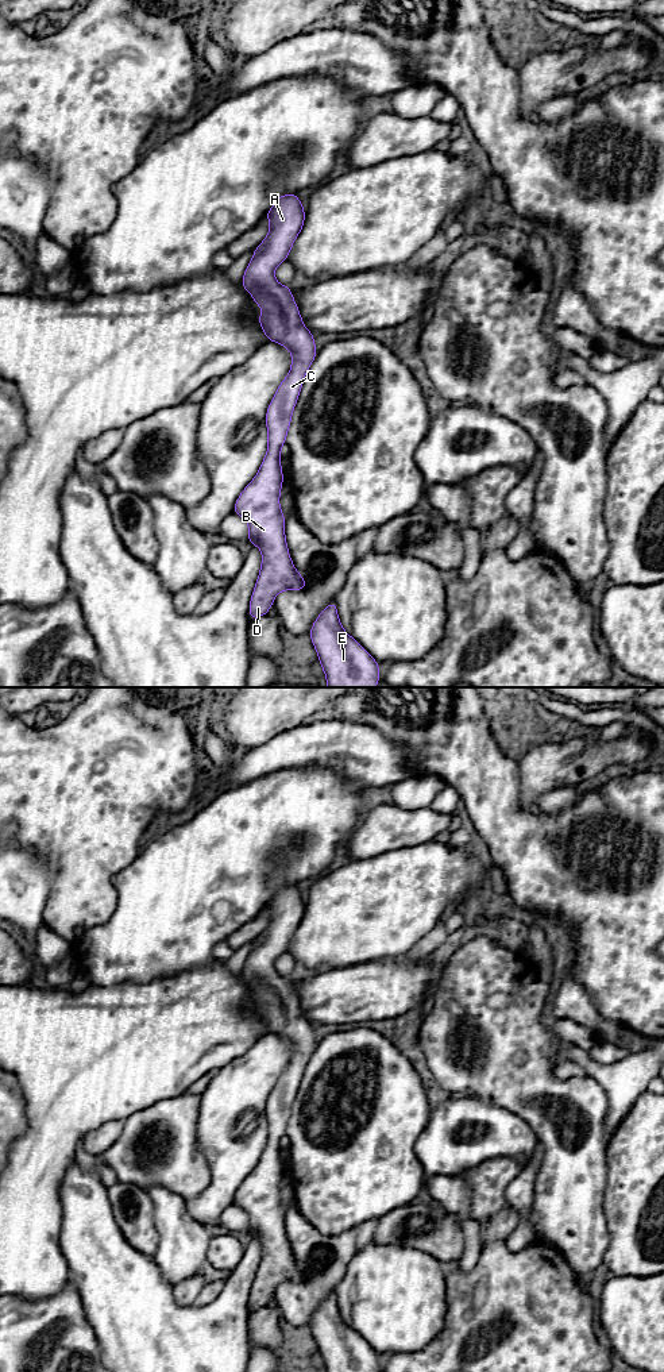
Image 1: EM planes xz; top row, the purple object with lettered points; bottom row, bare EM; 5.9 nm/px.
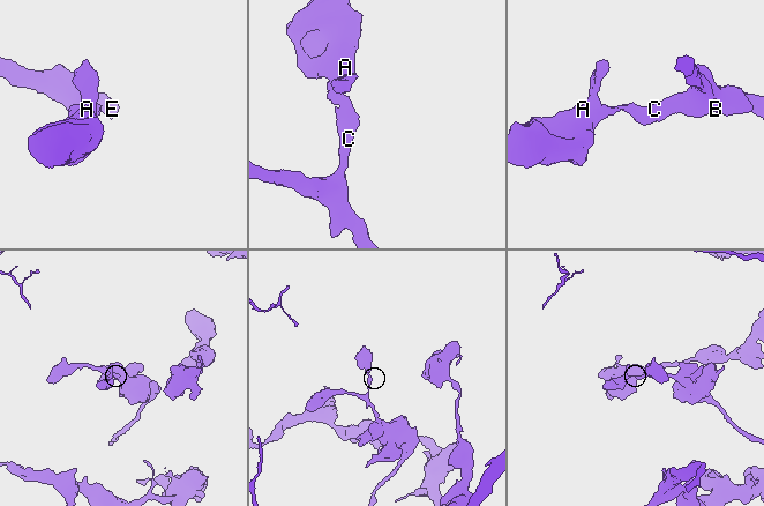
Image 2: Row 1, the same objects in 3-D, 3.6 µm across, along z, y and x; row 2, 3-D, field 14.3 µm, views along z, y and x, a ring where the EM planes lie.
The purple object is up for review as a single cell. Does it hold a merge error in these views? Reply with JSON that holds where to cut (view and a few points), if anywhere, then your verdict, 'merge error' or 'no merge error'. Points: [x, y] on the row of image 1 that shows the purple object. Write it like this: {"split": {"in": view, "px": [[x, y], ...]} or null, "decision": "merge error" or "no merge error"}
{"split": null, "decision": "no merge error"}

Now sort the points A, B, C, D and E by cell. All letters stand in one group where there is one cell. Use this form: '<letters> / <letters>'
A B C D E

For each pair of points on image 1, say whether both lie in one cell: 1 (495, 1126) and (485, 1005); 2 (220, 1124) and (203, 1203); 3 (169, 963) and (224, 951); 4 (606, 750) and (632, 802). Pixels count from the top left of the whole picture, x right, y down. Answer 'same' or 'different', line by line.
1: different
2: same
3: different
4: different

